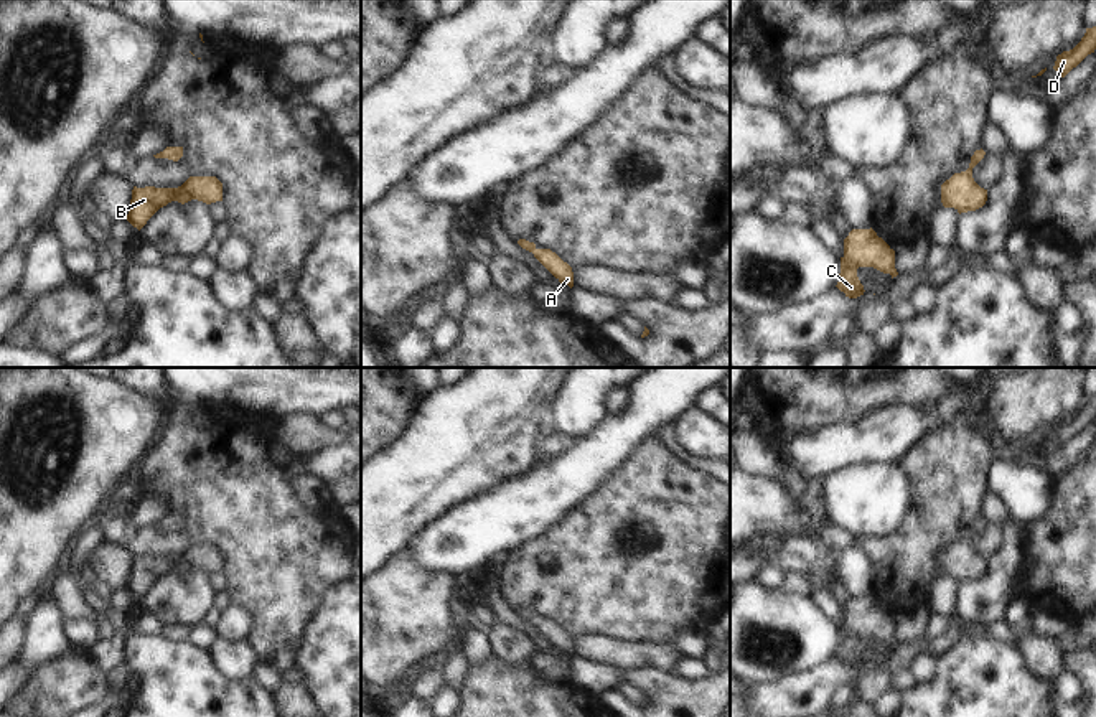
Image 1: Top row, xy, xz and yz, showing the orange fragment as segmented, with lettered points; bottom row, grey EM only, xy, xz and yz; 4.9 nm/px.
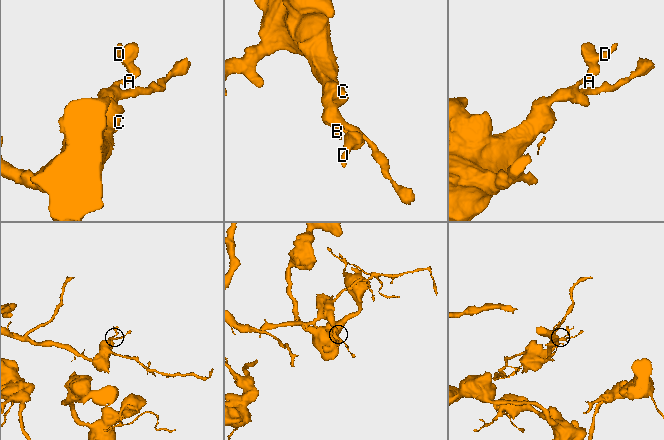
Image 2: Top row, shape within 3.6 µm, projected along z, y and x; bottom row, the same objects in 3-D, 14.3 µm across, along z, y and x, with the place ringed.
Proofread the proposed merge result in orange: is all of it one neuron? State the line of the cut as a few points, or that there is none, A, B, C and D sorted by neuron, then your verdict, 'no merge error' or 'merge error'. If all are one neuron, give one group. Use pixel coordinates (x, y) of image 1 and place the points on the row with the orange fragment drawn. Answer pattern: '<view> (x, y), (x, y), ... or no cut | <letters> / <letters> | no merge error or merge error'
no cut | A B C D | no merge error

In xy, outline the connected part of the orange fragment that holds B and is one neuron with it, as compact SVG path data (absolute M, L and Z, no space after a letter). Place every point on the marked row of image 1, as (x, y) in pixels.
M190 176L178 188L133 186L127 221L140 231L160 208L171 201L185 204L191 199L206 204L222 201L222 183L216 176Z

